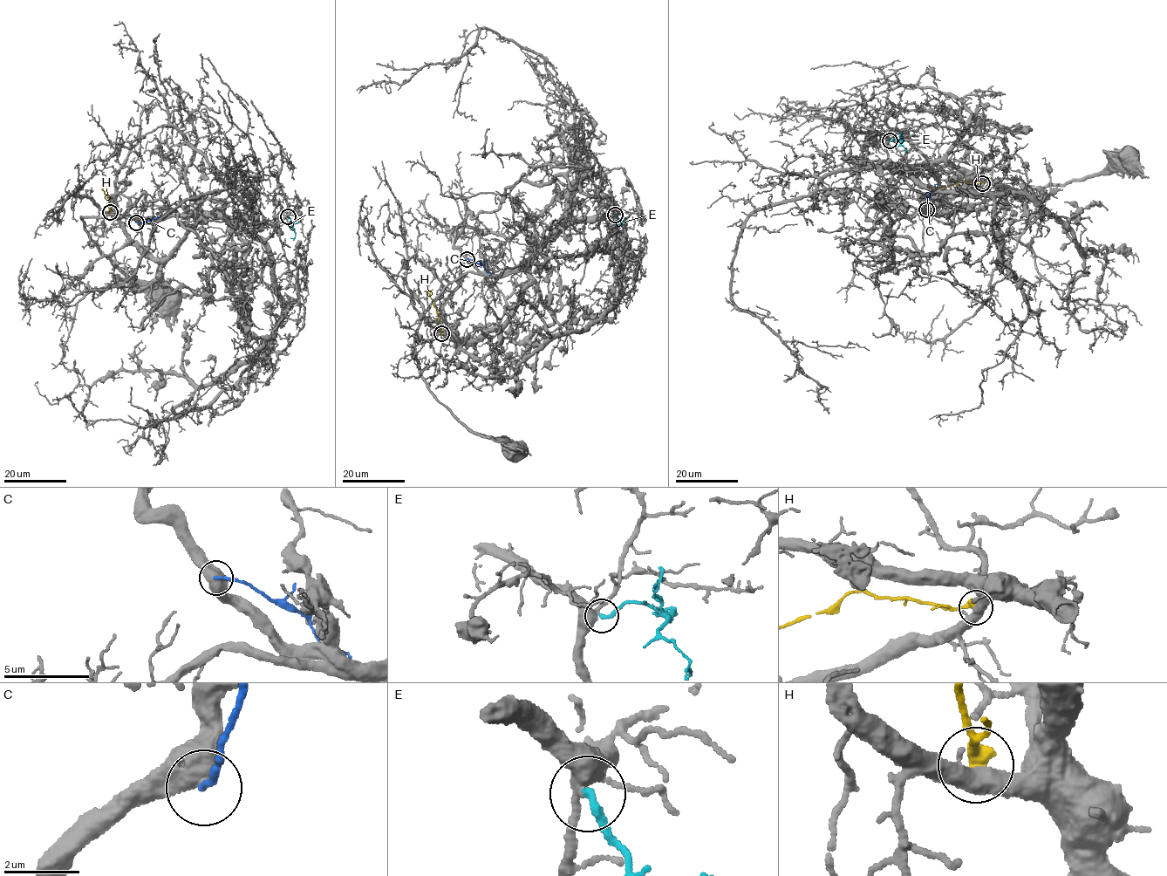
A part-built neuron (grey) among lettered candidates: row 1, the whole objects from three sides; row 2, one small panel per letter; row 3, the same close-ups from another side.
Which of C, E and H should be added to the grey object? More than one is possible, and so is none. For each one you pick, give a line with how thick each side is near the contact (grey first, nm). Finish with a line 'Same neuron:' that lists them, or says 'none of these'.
E: 280/220 nm
Same neuron: E

